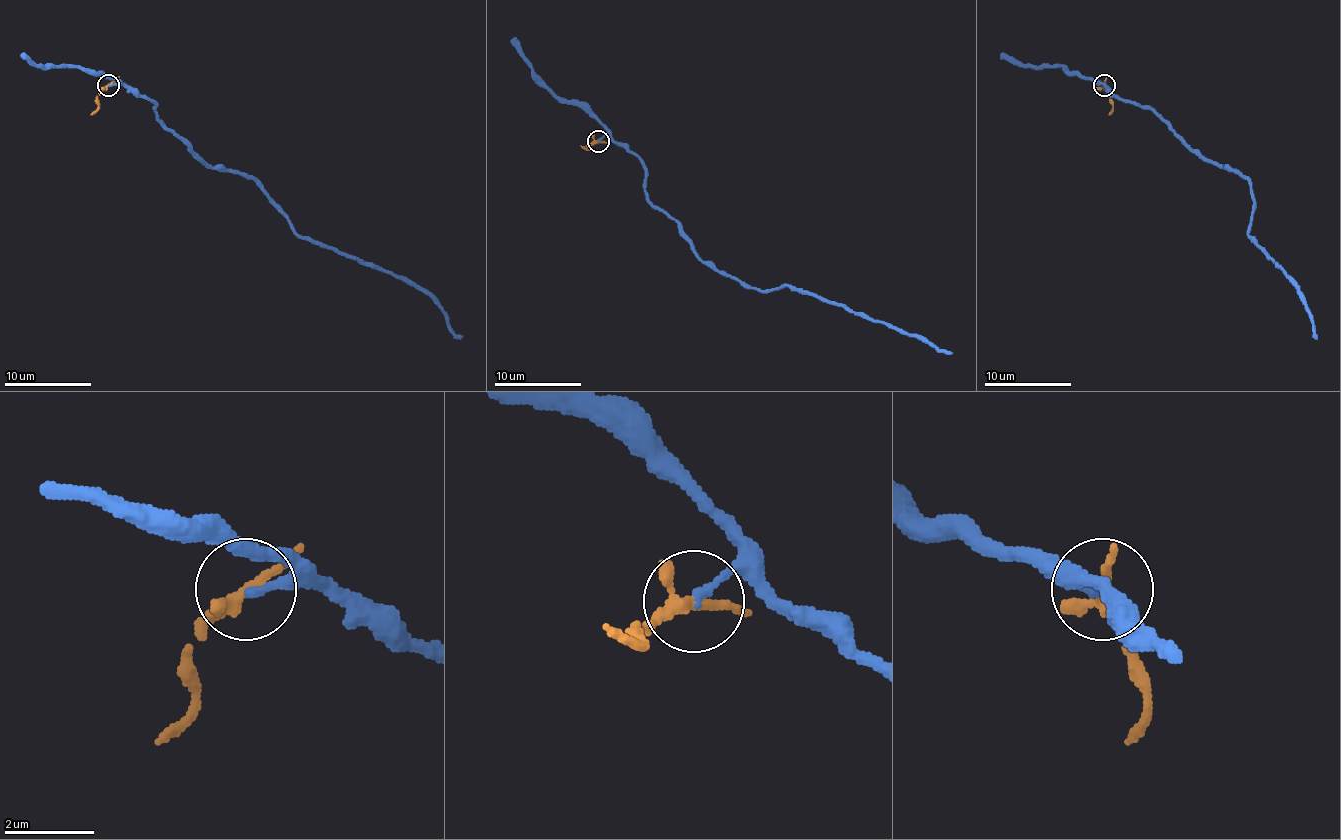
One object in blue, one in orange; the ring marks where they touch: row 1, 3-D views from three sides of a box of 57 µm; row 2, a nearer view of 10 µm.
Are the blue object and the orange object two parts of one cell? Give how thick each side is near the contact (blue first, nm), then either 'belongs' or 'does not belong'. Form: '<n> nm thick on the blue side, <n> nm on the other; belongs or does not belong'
180 nm thick on the blue side, 240 nm on the other; does not belong

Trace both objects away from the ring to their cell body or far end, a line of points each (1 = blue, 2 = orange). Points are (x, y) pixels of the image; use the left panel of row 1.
1: (108, 85), (135, 88), (152, 101), (156, 118), (202, 162), (246, 173), (298, 234), (414, 282), (462, 336)
2: (108, 85), (98, 96), (98, 107), (91, 114)

